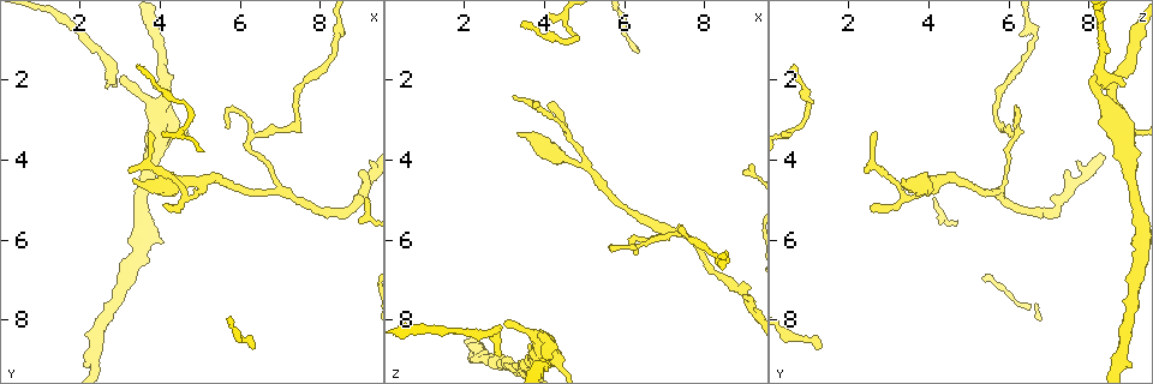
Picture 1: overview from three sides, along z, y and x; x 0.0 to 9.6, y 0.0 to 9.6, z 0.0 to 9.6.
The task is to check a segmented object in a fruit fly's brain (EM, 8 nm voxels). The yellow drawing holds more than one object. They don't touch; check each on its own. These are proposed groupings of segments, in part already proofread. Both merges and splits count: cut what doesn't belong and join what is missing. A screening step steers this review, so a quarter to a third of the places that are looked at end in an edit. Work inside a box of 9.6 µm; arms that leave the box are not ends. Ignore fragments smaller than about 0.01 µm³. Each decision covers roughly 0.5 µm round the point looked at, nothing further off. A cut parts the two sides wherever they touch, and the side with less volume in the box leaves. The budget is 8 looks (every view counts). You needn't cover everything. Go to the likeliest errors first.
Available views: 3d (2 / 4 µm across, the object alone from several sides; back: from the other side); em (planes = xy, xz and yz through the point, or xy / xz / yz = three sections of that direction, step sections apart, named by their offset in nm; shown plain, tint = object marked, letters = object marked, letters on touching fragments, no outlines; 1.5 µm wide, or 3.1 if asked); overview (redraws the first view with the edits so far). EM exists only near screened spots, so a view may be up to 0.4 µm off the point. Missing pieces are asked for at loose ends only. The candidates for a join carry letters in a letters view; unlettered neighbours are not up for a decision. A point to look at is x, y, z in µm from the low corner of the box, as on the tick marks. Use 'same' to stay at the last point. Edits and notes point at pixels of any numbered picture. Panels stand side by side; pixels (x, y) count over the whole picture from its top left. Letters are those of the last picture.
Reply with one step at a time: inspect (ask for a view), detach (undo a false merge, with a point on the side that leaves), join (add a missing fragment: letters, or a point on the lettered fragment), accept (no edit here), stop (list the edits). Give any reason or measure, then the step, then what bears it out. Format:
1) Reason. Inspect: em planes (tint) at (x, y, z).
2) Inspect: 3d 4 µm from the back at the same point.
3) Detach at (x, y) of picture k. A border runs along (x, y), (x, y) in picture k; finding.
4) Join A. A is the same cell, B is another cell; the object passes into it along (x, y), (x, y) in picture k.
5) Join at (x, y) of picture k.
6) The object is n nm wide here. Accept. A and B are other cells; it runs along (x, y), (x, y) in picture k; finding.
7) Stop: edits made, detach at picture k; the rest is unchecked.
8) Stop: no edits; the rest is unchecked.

An open end. Inspect: 3d 2 µm at (2.85, 2.20, 8.85).

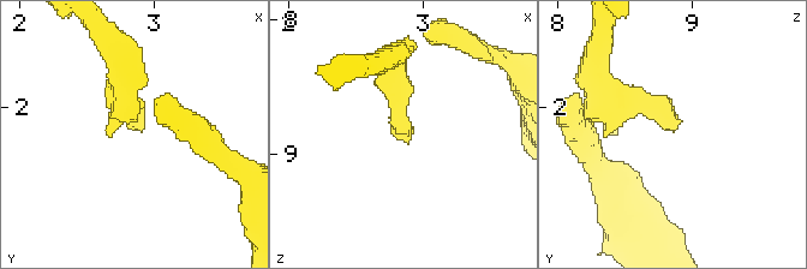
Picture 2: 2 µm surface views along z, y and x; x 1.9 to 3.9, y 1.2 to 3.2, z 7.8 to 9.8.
Inspect: em planes (letters) at (2.90, 2.18, 8.84).

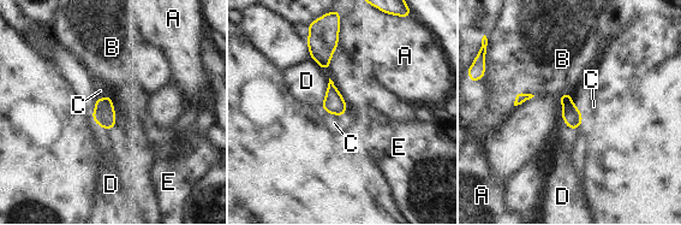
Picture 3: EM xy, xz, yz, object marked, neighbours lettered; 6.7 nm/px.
Accept. A, B, C, D and E are other cells; a border runs along (329, 78), (326, 98), (321, 105) in picture 3; none of them fits.

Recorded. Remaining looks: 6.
Inspect: em planes (letters) at (6.35, 8.75, 1.30).

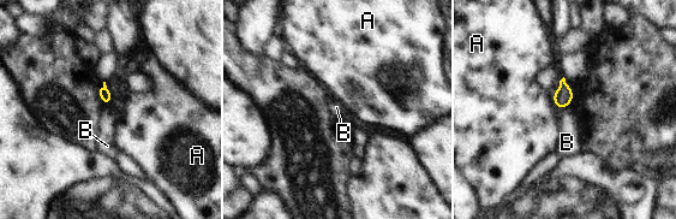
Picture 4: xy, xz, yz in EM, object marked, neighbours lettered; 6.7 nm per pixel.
Accept. A and B are other cells; a border runs along (568, 105), (558, 108) in picture 4; none of them fits.

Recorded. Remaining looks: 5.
Branch stops here. Inspect: 3d 2 µm at (5.60, 3.20, 6.20).

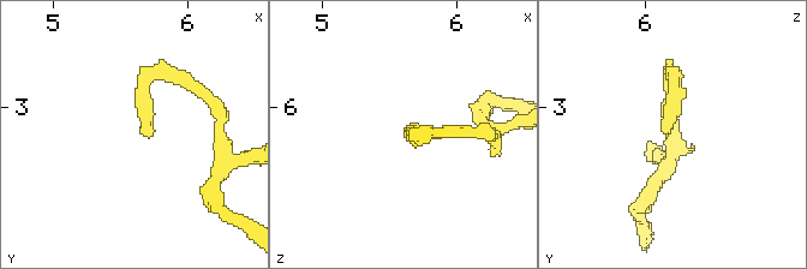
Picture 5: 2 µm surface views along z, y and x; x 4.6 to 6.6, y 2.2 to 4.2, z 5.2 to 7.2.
Inspect: em xy step 8 (letters) at (5.62, 3.20, 6.16).

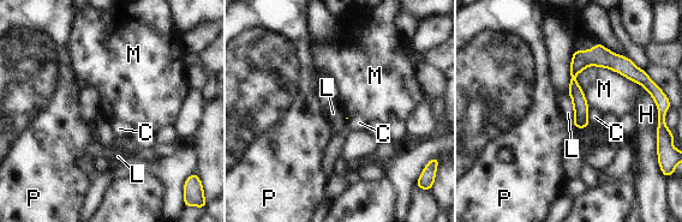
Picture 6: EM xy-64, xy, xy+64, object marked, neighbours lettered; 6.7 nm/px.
Another direction. Inspect: em planes (letters) at the same point.

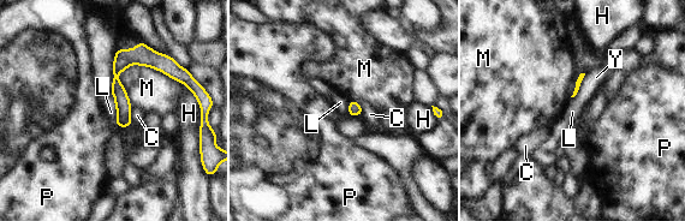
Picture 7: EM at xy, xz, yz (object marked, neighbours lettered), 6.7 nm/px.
Accept. C, H, L, M, P and Y are other cells; none of them fits.

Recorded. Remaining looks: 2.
Stop: no edits; the rest is unchecked.

